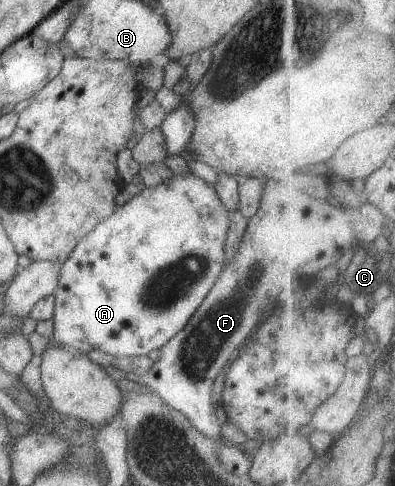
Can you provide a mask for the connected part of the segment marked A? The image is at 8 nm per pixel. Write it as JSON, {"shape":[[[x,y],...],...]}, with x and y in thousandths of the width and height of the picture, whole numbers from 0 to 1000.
{"shape":[[[486,356],[471,360],[438,358],[415,377],[403,377],[390,385],[359,385],[349,399],[339,401],[311,424],[299,426],[273,451],[258,453],[223,484],[215,484],[192,502],[182,521],[177,521],[177,529],[154,545],[147,591],[134,603],[139,615],[134,702],[152,712],[218,726],[230,720],[253,720],[278,733],[281,741],[294,735],[370,733],[380,722],[405,718],[478,663],[481,650],[491,648],[511,617],[527,607],[532,593],[547,582],[547,574],[552,574],[562,551],[575,539],[570,500],[582,457],[582,434],[552,405],[547,391],[542,391],[542,381]]]}

